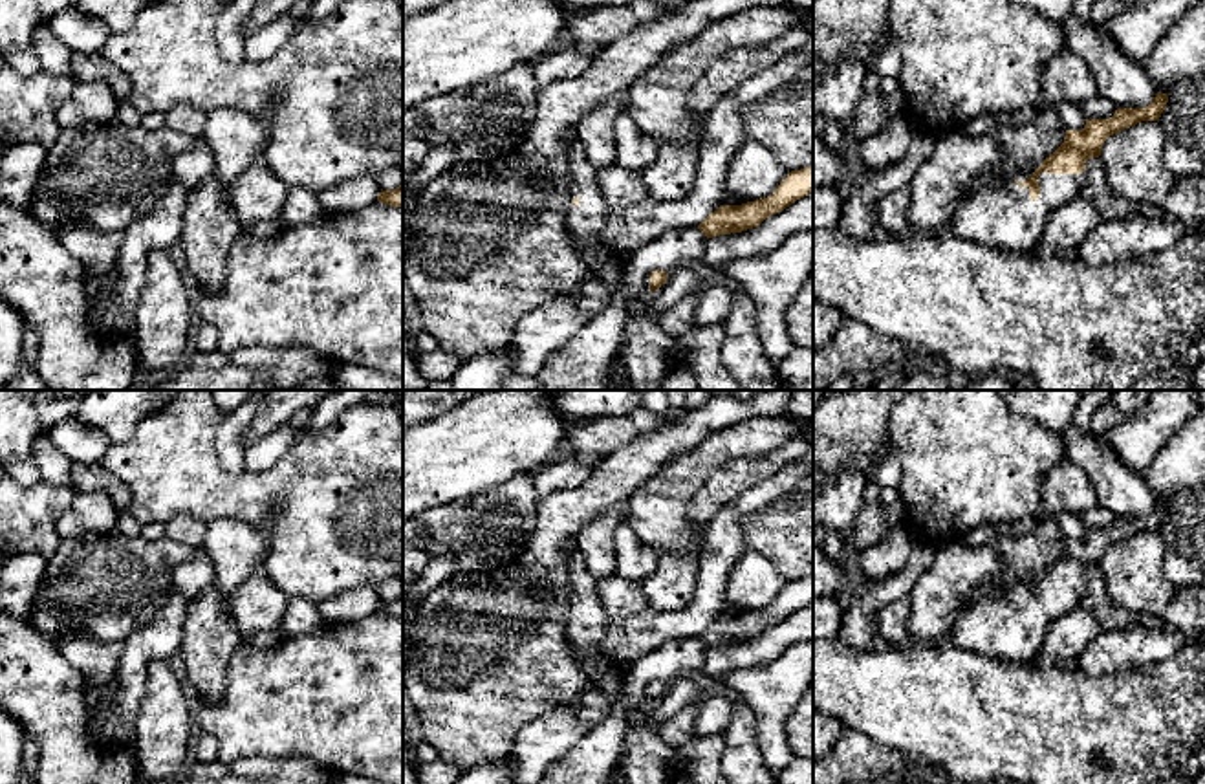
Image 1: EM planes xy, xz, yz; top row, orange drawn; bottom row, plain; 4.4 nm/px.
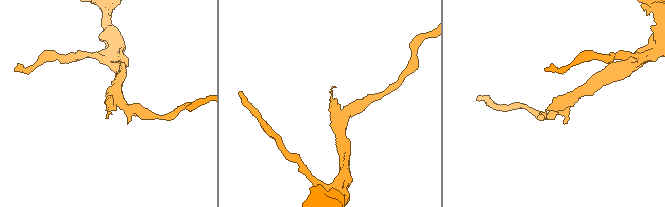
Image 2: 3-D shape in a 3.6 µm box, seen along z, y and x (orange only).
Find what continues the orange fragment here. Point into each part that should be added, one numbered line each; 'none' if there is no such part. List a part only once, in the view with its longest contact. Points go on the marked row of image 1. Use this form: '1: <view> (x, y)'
1: yz (1006, 218)

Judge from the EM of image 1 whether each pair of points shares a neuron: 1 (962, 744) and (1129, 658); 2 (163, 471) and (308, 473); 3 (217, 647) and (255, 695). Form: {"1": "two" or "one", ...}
{"1": "two", "2": "one", "3": "two"}

